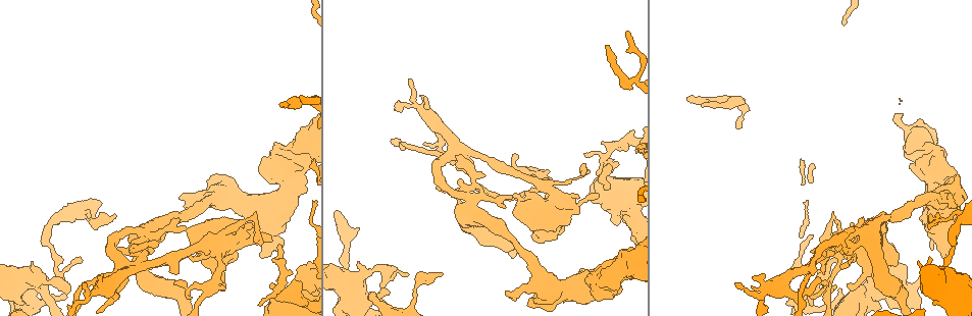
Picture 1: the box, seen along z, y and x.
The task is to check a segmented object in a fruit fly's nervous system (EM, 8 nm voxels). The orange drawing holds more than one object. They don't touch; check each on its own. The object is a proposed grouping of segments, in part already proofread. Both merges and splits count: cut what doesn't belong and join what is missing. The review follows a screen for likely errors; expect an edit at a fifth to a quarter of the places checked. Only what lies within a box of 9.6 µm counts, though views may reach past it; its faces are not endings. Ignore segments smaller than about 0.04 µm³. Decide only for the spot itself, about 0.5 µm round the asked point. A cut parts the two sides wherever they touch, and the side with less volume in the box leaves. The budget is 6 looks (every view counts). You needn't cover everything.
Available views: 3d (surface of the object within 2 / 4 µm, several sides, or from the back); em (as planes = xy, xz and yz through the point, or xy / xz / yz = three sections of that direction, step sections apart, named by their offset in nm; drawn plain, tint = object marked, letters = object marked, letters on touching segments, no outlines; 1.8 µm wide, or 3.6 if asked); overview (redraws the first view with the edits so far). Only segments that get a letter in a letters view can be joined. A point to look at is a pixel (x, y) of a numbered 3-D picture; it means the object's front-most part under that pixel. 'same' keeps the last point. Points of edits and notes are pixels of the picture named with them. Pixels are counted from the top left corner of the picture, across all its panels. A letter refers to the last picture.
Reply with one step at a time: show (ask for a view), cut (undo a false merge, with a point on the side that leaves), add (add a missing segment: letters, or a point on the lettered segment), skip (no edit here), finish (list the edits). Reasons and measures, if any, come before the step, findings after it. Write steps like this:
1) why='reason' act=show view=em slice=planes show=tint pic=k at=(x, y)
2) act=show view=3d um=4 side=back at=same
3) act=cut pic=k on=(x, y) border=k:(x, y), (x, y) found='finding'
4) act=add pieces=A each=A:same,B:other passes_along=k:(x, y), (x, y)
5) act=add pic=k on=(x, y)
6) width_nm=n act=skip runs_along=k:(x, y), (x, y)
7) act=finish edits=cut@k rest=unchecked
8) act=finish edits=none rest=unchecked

act=show view=3d um=4 pic=1 at=(460, 150)

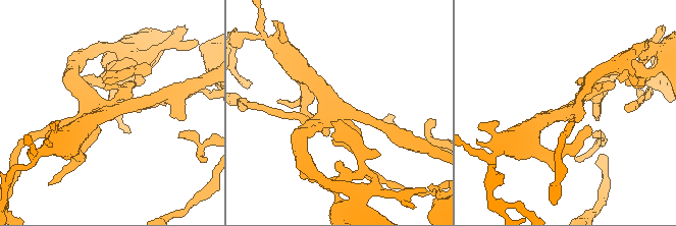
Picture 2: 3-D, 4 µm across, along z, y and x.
arms=4 act=show view=em slice=planes show=plain pic=2 at=(337, 111)

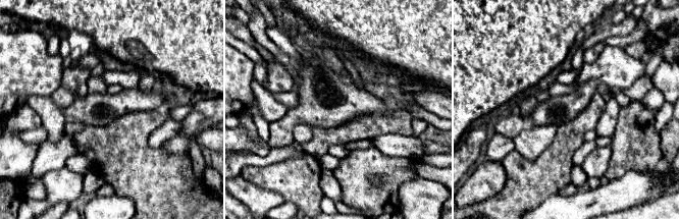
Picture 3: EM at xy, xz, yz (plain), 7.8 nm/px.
why='see the neighbours' act=show view=em slice=planes show=letters at=same

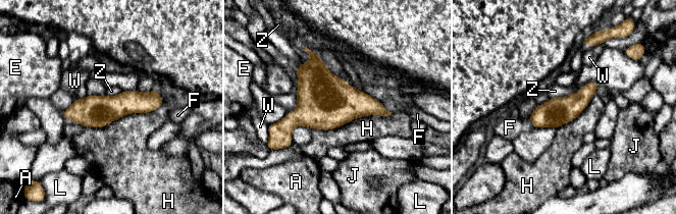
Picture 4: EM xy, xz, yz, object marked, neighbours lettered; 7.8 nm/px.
longest_contact=H:700nm act=skip each=A:other,E:other,F:other,H:other,J:other,L:other,W:other,Z:other border=4:(393, 112), (309, 128) found='one neuron here'

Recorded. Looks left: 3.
why='free end' act=show view=3d um=4 side=back pic=1 at=(606, 189)

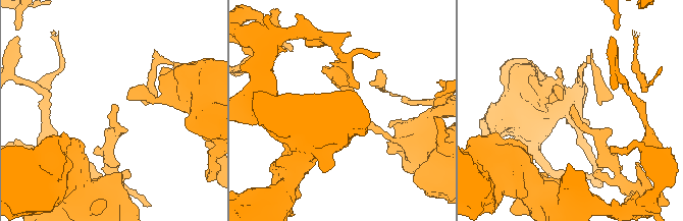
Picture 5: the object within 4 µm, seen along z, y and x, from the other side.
act=show view=em um=3.6 slice=planes show=letters pic=5 at=(114, 104)

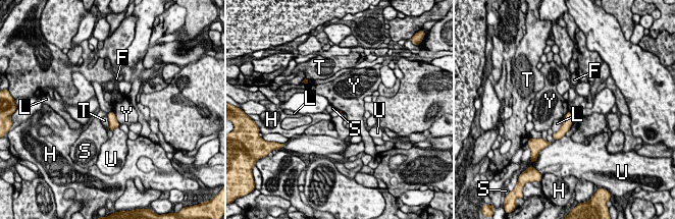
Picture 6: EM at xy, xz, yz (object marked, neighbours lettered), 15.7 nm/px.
act=skip each=F:other,H:other,L:other,S:other,T:other,U:other,Y:other border=6:(112, 110), (119, 124) found='no lettered segment goes on from it'

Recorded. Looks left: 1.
act=finish edits=none rest=unchecked

